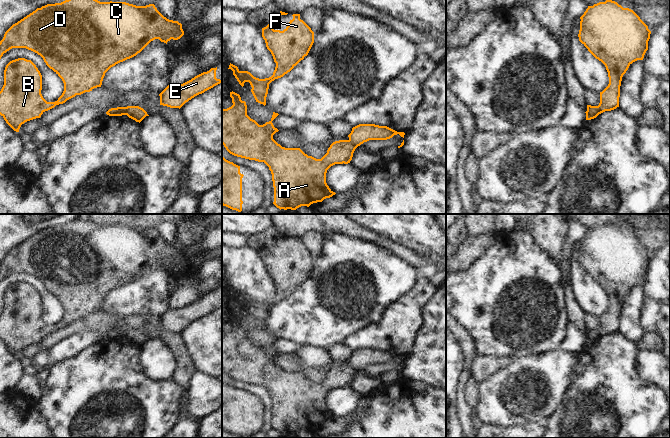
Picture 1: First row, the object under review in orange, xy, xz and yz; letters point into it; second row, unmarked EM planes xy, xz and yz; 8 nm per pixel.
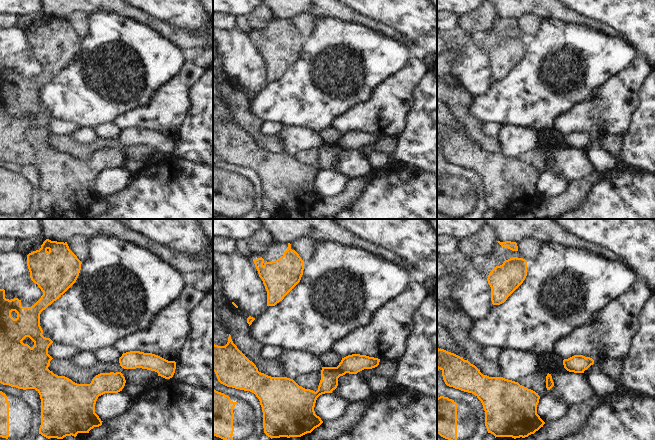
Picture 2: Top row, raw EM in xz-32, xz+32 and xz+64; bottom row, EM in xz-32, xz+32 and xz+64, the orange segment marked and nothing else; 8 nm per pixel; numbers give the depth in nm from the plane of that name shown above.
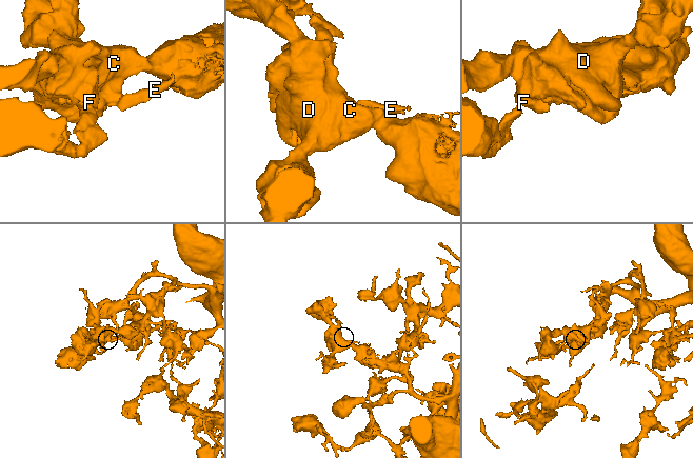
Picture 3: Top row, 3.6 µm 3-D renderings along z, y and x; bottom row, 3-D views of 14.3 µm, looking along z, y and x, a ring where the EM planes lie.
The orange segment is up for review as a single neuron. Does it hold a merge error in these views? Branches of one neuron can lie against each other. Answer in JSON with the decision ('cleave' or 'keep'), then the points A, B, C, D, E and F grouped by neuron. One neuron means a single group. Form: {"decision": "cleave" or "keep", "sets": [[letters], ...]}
{"decision": "cleave", "sets": [["A", "B", "C", "D", "F"], ["E"]]}

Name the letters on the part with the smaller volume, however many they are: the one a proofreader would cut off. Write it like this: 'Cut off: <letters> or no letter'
Cut off: E

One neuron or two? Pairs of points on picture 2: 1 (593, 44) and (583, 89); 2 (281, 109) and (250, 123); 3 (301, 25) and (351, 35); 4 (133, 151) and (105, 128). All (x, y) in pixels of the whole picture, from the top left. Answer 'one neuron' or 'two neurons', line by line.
1: one neuron
2: two neurons
3: two neurons
4: two neurons

